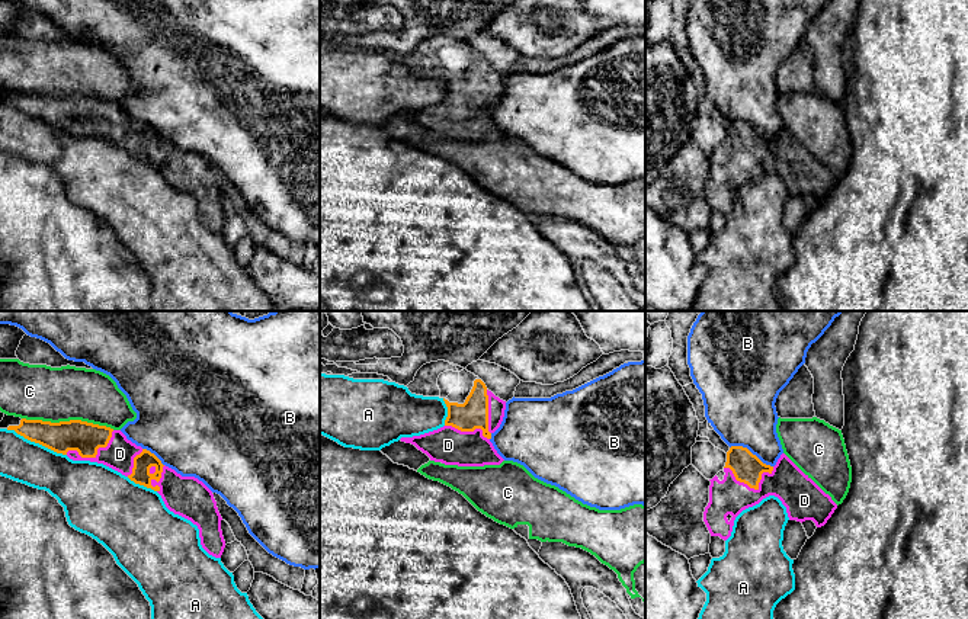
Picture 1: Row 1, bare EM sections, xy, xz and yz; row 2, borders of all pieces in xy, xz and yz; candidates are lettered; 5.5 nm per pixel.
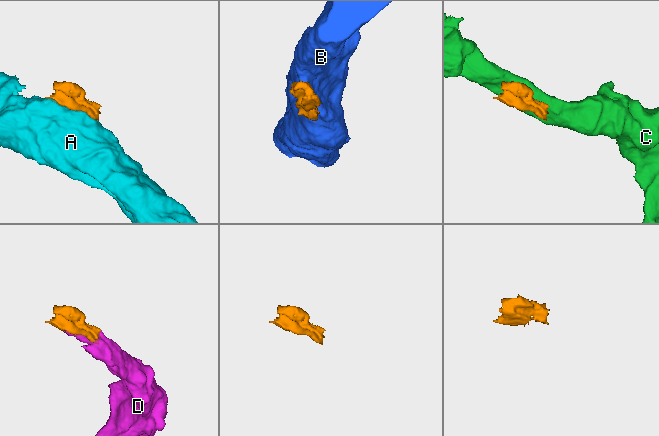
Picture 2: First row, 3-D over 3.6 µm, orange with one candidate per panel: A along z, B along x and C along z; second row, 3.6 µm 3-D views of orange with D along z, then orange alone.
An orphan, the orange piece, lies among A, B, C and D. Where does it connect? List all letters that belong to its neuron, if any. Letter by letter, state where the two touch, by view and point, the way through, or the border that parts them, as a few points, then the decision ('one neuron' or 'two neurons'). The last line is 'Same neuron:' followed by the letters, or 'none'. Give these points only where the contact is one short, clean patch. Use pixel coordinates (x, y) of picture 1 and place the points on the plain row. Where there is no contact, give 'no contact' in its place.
A: xy (37, 116) | two neurons
B: yz (750, 127) | two neurons
C: xy (69, 96) | two neurons
D: yz (752, 162) | one neuron
Same neuron: D

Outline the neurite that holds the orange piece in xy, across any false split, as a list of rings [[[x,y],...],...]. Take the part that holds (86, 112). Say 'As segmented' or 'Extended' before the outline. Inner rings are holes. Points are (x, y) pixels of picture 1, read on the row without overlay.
Extended. [[[4,89],[0,103],[15,105],[73,135],[103,138],[135,158],[157,166],[166,182],[199,203],[202,222],[221,232],[225,215],[221,189],[212,166],[195,151],[182,151],[147,124],[137,121],[121,105],[81,94],[42,96]]]

